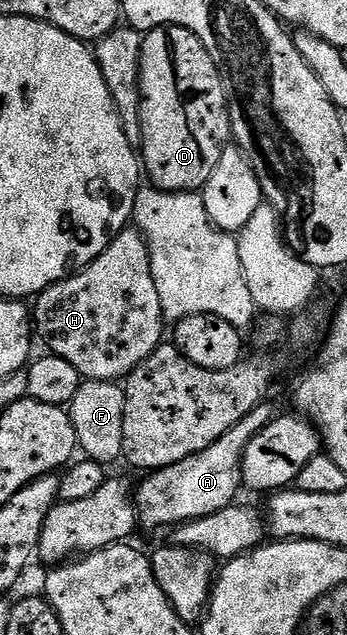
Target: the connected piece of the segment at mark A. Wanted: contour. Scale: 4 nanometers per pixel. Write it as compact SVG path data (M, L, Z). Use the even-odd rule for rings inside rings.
M262 402L259 407L254 407L252 413L248 413L220 441L212 441L208 449L196 453L192 457L184 457L184 461L176 461L176 465L161 467L158 471L151 471L145 476L142 484L136 487L136 506L138 508L138 522L150 531L158 531L161 527L173 529L180 523L196 521L202 517L208 517L212 513L220 513L220 509L231 506L242 487L242 458L244 451L252 441L252 437L259 435L267 425L276 417L276 411L269 407L269 402Z

